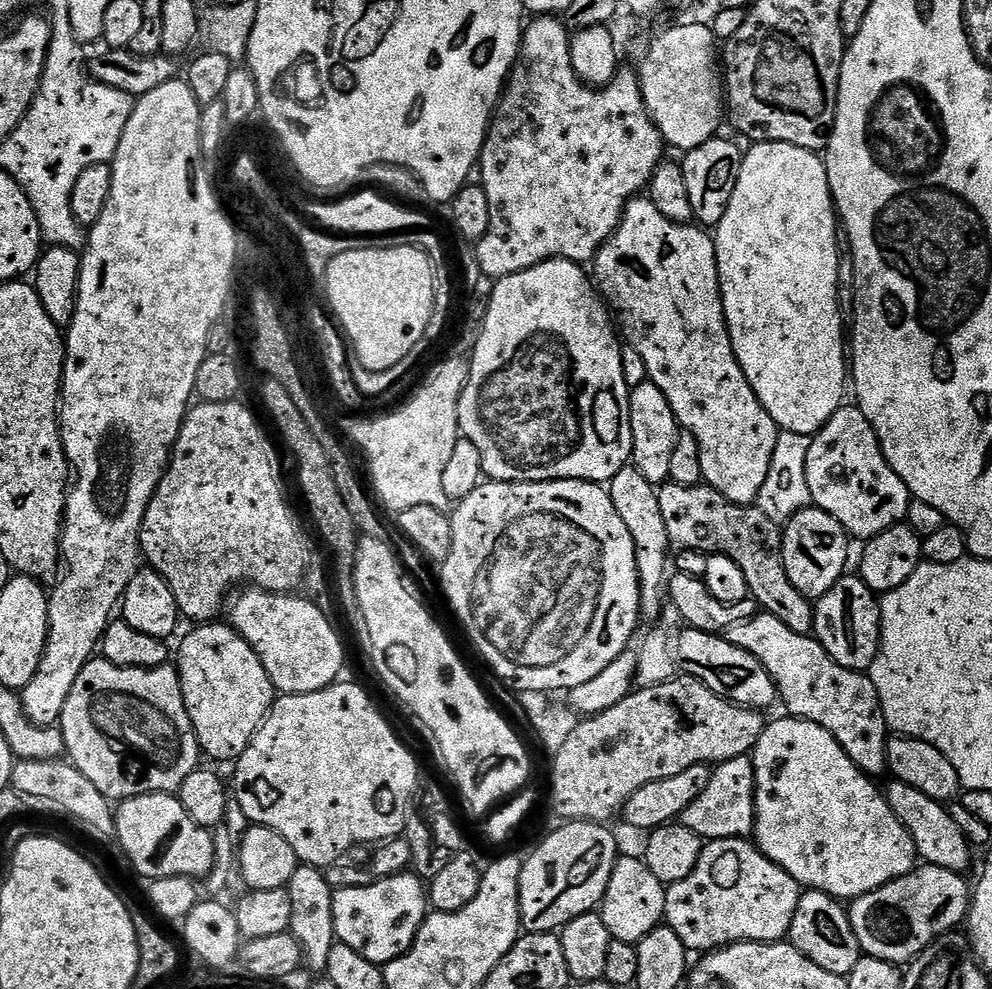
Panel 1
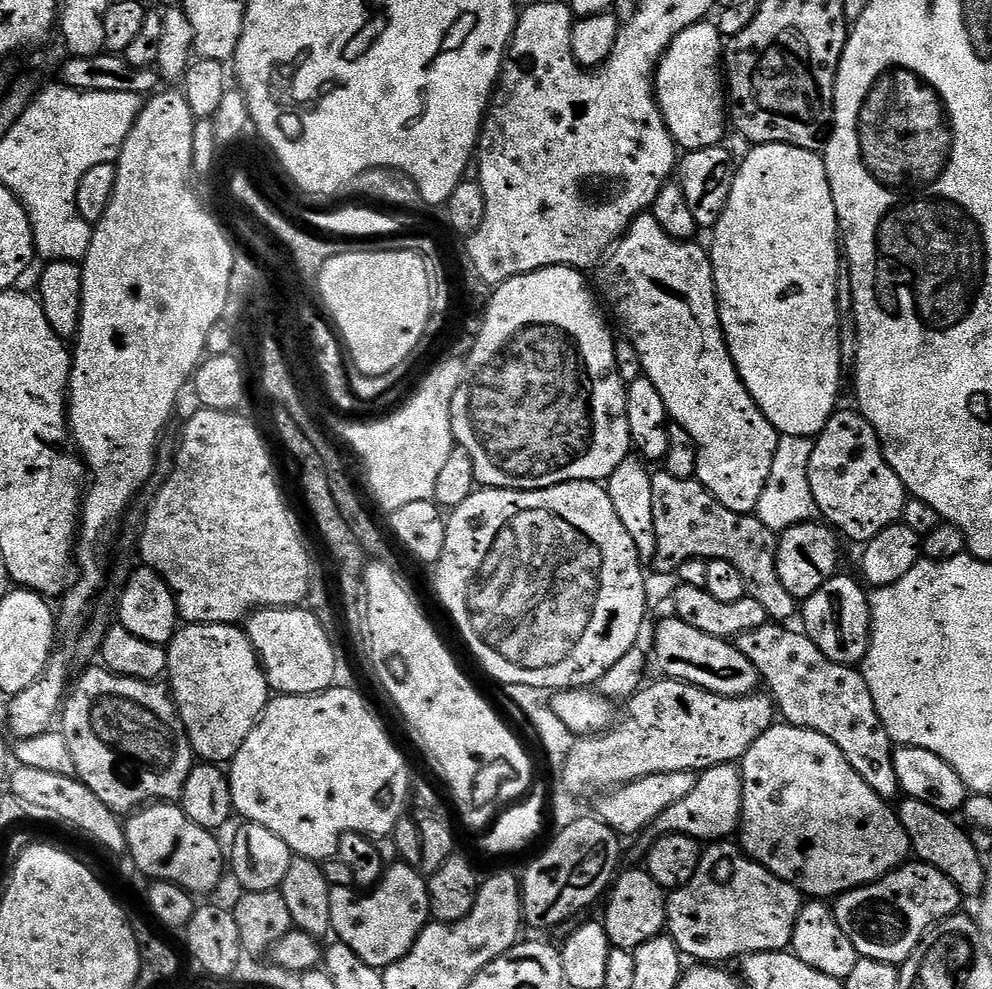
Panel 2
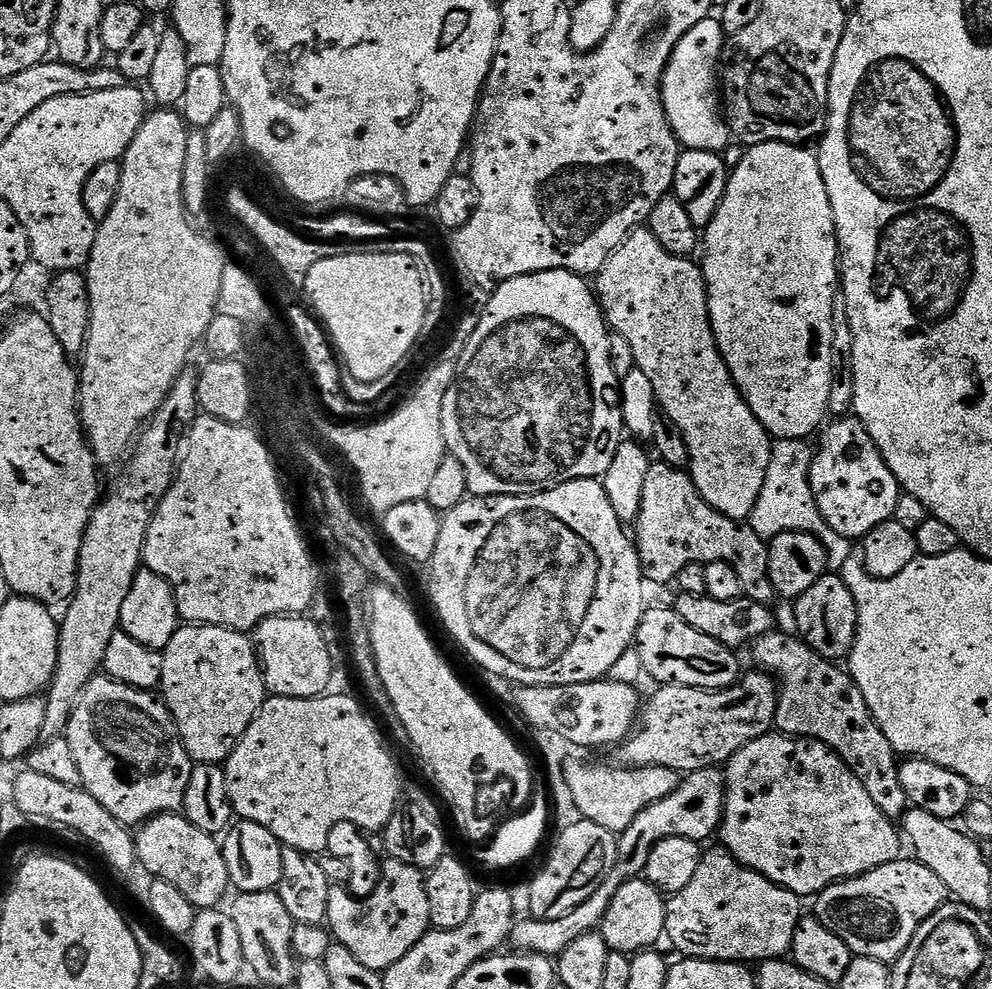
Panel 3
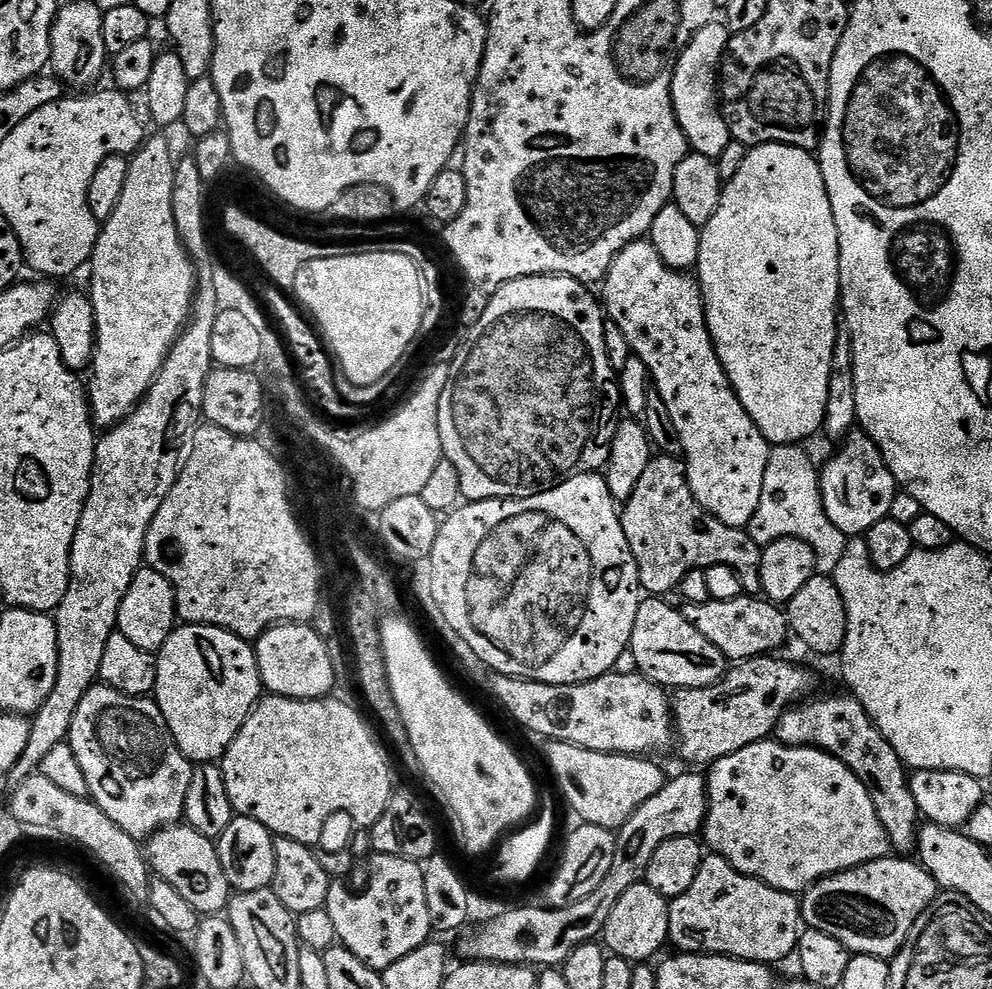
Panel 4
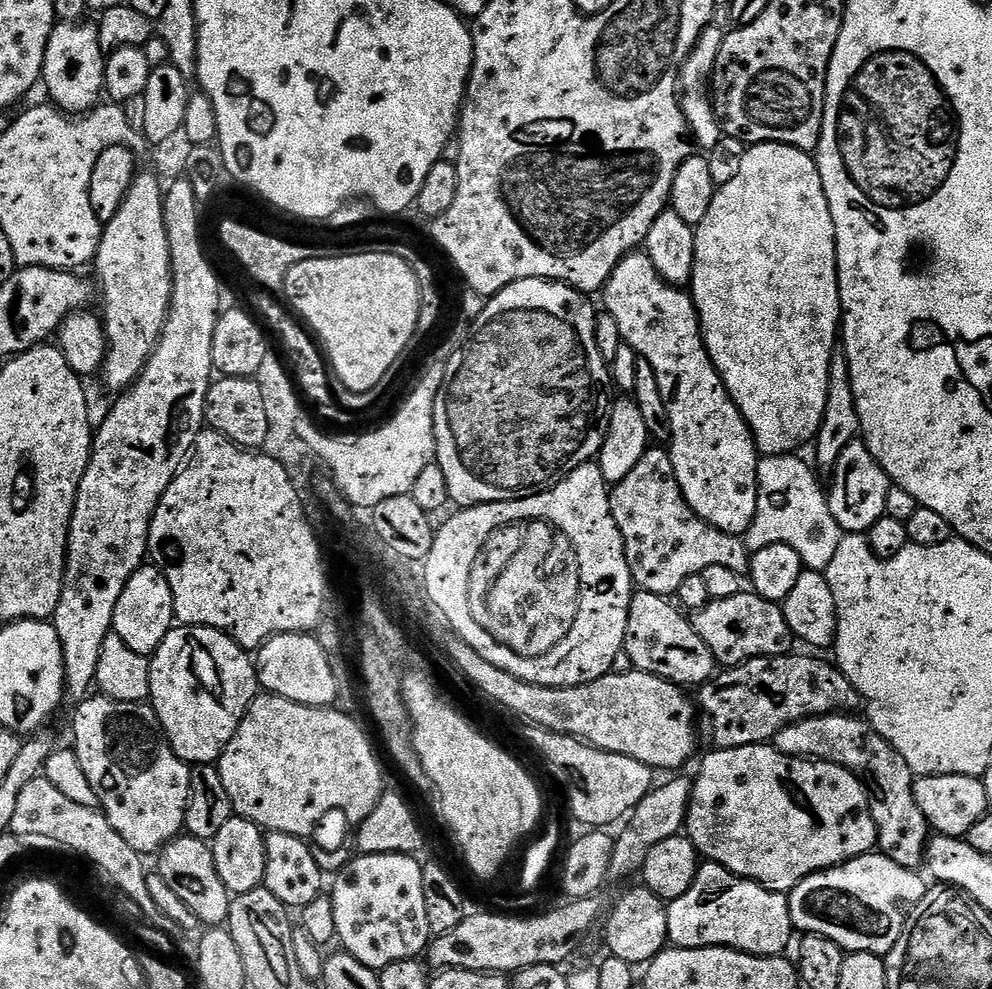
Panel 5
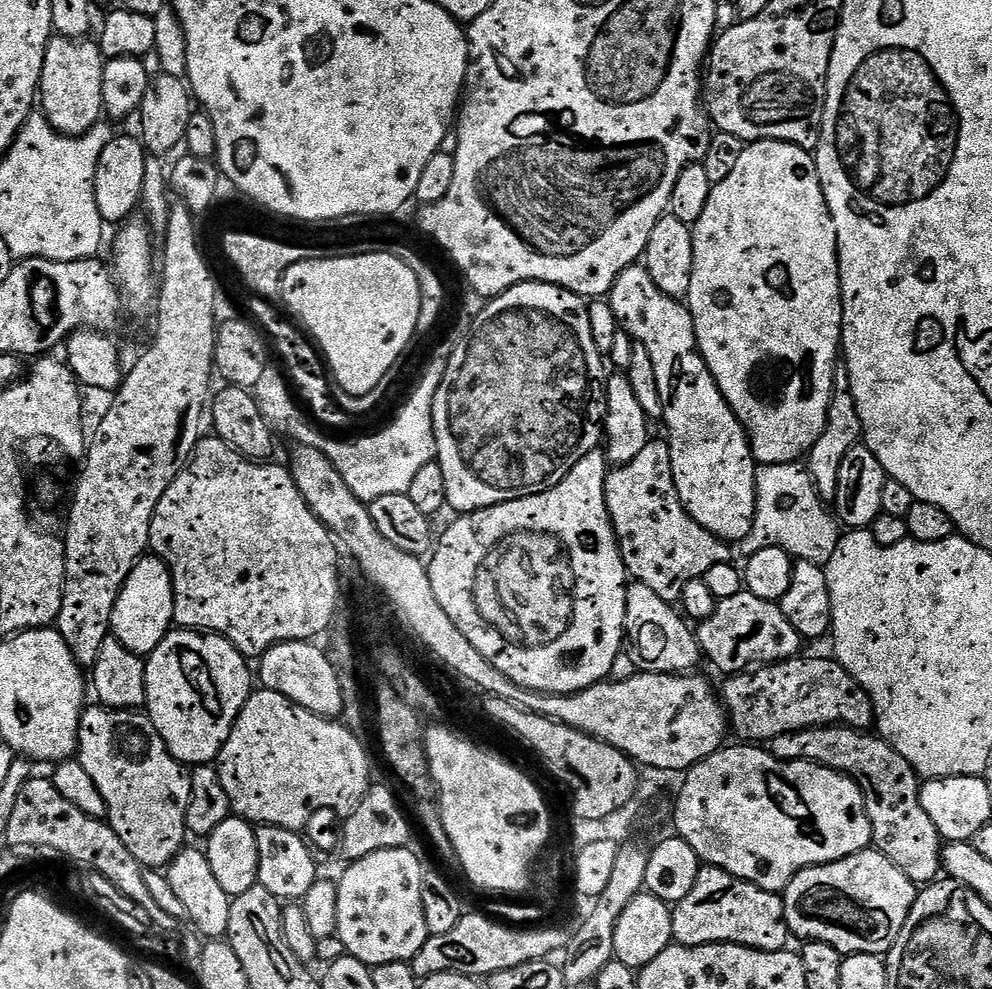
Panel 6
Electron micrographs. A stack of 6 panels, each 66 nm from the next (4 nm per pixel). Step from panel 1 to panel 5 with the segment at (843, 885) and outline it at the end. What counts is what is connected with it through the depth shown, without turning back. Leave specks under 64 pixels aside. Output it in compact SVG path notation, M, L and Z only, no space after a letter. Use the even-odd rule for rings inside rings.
M771 743L712 750L712 753L701 762L700 773L694 776L692 801L688 803L686 835L689 840L694 842L697 852L705 861L721 864L735 876L741 876L744 880L752 880L766 890L785 894L791 892L798 886L798 882L802 882L810 874L820 872L823 868L835 868L837 864L844 864L848 860L864 856L867 852L873 851L878 844L876 823L872 817L872 801L868 789L864 787L864 781L860 777L855 776L840 764L832 764L829 760L782 754L778 749L772 747Z

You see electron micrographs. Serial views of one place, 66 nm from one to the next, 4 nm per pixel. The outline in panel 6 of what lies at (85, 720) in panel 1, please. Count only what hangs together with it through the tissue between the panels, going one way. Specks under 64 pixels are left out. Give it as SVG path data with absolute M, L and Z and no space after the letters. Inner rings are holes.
M85 707L84 716L80 719L79 762L86 766L90 778L94 778L94 786L98 786L102 798L106 798L107 823L111 824L118 838L122 838L126 850L130 850L130 854L134 854L145 868L163 869L185 847L184 836L189 835L186 822L192 781L189 769L169 754L166 742L162 742L147 711L95 707Z

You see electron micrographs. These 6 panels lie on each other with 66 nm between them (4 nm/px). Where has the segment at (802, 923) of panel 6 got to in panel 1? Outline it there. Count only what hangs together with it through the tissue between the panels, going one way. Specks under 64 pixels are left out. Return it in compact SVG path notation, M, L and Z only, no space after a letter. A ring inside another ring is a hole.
M924 864L913 868L910 874L891 880L886 886L851 901L847 905L848 918L860 943L861 953L888 964L904 966L915 960L940 936L947 936L949 932L959 929L965 923L970 907L970 884L964 879L961 873L951 872L942 866Z

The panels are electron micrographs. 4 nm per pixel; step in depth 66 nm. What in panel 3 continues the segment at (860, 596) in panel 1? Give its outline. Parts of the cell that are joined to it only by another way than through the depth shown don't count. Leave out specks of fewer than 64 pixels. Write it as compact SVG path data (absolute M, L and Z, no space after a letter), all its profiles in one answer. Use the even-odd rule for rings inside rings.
M826 574L806 590L806 594L794 601L796 628L800 639L814 649L825 660L840 662L852 652L858 630L858 606L854 606L854 594L839 574Z

